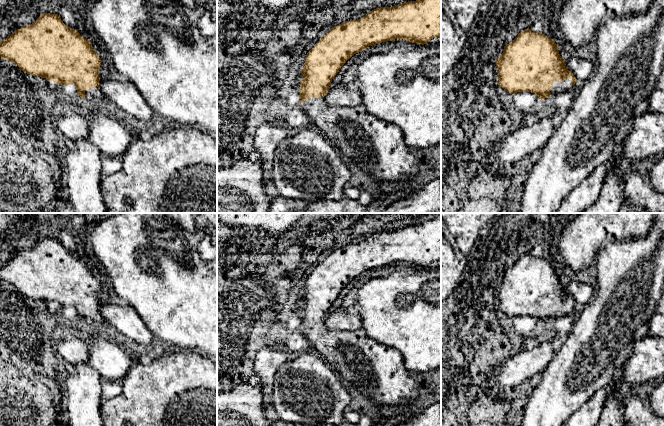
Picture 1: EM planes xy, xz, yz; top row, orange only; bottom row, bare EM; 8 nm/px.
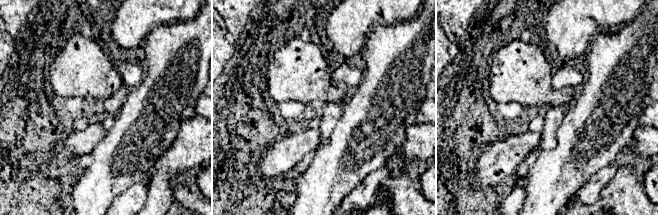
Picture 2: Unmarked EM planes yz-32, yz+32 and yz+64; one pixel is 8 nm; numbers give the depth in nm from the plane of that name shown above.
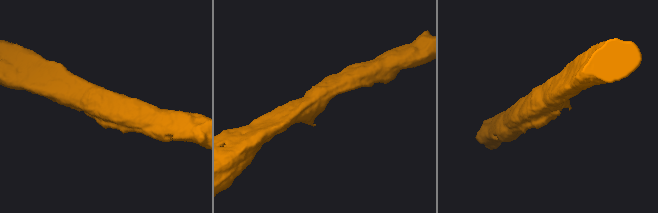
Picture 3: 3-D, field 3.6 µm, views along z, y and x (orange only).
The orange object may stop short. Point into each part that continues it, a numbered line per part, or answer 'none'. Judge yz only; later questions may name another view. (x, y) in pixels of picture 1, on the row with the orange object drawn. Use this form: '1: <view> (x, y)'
1: yz (558, 86)

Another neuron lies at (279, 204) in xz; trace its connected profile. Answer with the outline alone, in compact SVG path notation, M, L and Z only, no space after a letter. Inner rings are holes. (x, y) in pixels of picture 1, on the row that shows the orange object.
M277 195L273 198L267 213L293 213L305 210L309 205L308 201L287 199Z

